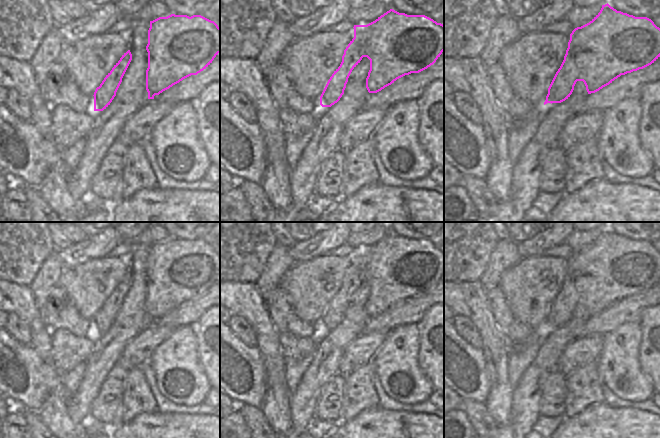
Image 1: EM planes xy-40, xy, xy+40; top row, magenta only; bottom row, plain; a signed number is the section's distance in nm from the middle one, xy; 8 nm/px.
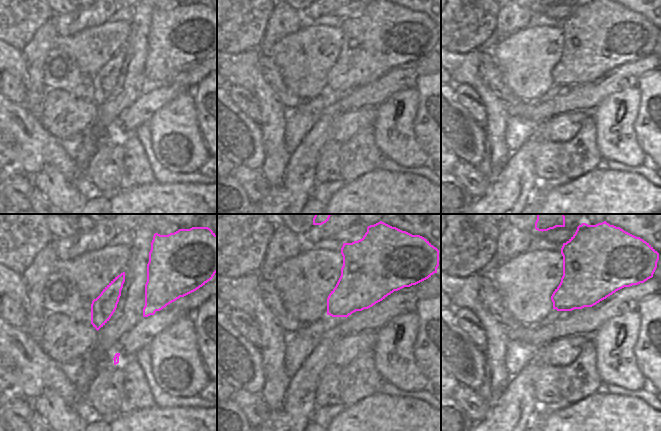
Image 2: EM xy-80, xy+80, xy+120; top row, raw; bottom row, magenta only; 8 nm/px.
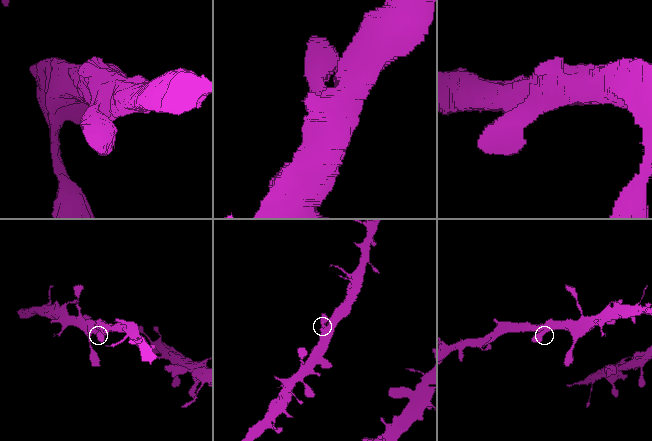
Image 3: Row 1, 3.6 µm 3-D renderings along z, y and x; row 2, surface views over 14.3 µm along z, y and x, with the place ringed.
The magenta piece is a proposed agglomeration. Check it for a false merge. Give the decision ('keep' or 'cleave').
keep

